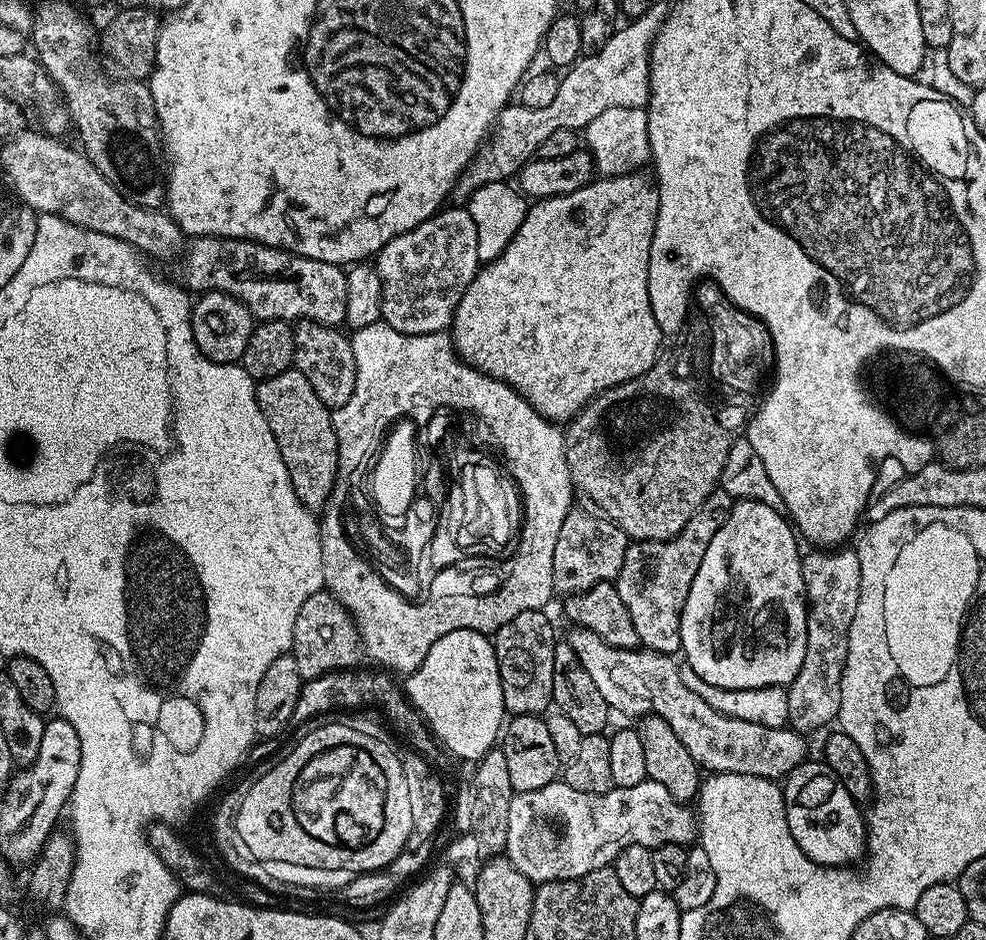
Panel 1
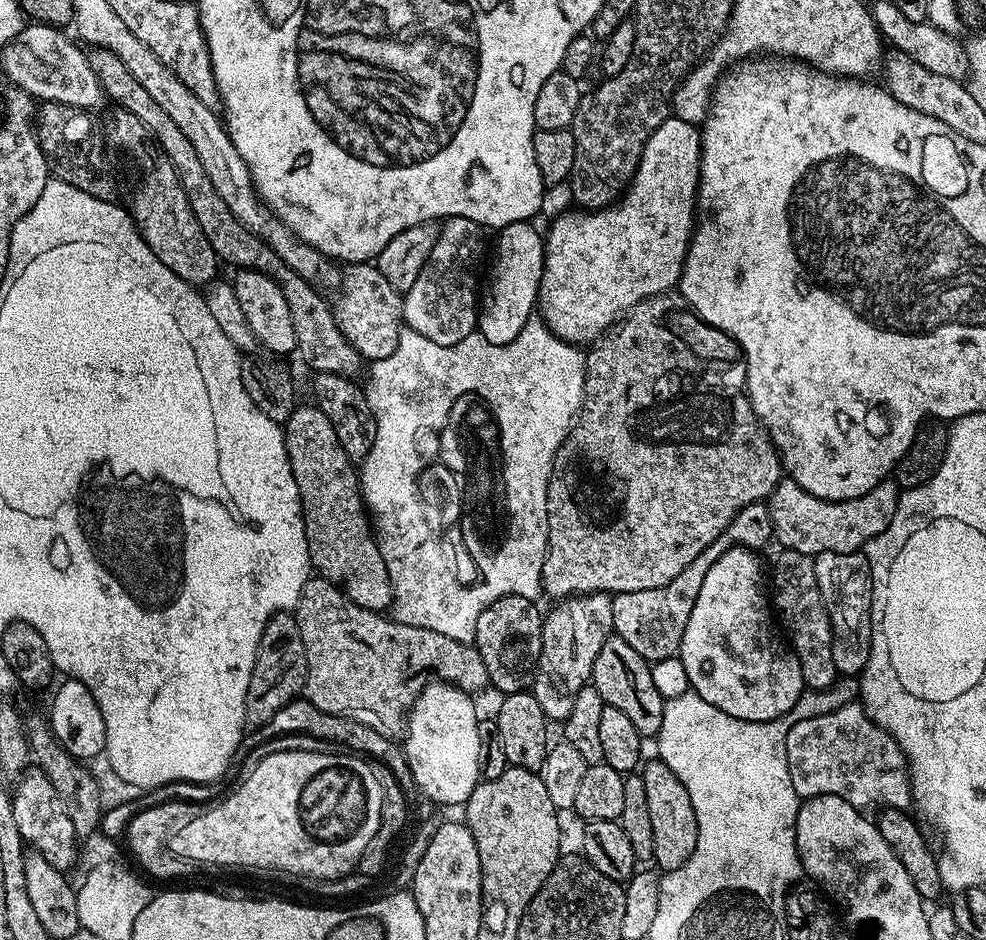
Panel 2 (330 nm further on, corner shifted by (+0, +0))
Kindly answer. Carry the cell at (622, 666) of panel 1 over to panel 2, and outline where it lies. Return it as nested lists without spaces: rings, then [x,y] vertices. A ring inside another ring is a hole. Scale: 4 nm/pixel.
[[[860,702],[796,722],[786,738],[786,758],[792,785],[802,798],[837,796],[861,810],[880,803],[889,809],[904,810],[909,801],[904,762],[892,741],[868,724]]]

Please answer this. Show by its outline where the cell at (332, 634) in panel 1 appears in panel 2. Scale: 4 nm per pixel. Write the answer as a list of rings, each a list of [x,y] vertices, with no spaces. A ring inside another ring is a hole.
[[[323,578],[308,579],[294,615],[296,623],[300,625],[308,667],[302,689],[306,699],[318,706],[318,710],[349,716],[389,738],[399,737],[405,731],[406,717],[416,705],[416,699],[427,684],[440,676],[438,669],[440,664],[444,664],[444,652],[440,652],[440,648],[452,648],[446,634],[402,624],[396,618],[387,620],[387,615],[358,606],[332,581]]]

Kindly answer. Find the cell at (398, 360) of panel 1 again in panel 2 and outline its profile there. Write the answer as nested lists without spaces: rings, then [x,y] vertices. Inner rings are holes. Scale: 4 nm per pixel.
[[[533,318],[526,322],[526,326],[522,326],[522,334],[518,334],[518,338],[514,338],[514,342],[509,344],[491,344],[486,342],[486,338],[479,334],[473,334],[462,338],[462,342],[451,344],[450,346],[436,346],[438,342],[428,344],[430,338],[420,340],[422,334],[405,330],[400,333],[398,338],[398,347],[394,349],[394,354],[390,354],[390,358],[382,358],[375,361],[371,365],[372,368],[372,386],[368,392],[366,390],[366,399],[371,407],[372,415],[376,417],[376,437],[374,438],[374,446],[370,450],[370,454],[362,461],[362,467],[358,472],[358,483],[362,493],[362,500],[369,509],[373,511],[377,508],[396,508],[396,500],[400,498],[408,498],[408,504],[426,504],[426,494],[424,494],[424,479],[426,479],[426,472],[420,469],[420,456],[433,456],[432,448],[440,448],[440,437],[432,436],[432,432],[428,432],[428,428],[432,428],[432,420],[436,420],[436,416],[440,416],[440,392],[432,392],[432,380],[524,380],[524,420],[560,420],[563,426],[560,428],[524,428],[524,432],[528,432],[528,440],[524,440],[524,456],[520,456],[520,452],[516,452],[516,456],[503,456],[502,463],[506,469],[506,482],[508,484],[508,492],[510,494],[510,536],[502,548],[502,552],[498,552],[496,560],[486,568],[488,572],[489,581],[484,583],[484,586],[478,588],[462,588],[456,580],[456,570],[454,570],[454,562],[450,562],[448,554],[444,552],[444,540],[439,540],[436,532],[430,526],[430,519],[424,523],[424,564],[417,566],[402,565],[402,562],[394,562],[392,560],[392,546],[386,546],[386,541],[381,539],[379,541],[380,553],[384,555],[386,562],[386,570],[392,579],[392,593],[394,595],[394,612],[398,617],[400,623],[409,624],[410,626],[418,626],[426,630],[434,630],[438,634],[446,634],[446,638],[454,638],[460,643],[471,644],[476,638],[476,623],[478,622],[478,614],[482,614],[482,610],[486,610],[486,606],[490,606],[490,602],[494,602],[499,596],[521,596],[527,600],[535,601],[536,595],[541,595],[542,581],[540,578],[540,571],[544,565],[544,555],[548,552],[548,479],[552,473],[552,463],[558,454],[558,450],[562,446],[562,442],[568,437],[569,426],[576,421],[576,416],[580,412],[580,406],[584,403],[584,366],[586,363],[586,356],[583,351],[579,352],[575,343],[569,342],[566,339],[561,339],[552,329],[545,323],[543,319]]]

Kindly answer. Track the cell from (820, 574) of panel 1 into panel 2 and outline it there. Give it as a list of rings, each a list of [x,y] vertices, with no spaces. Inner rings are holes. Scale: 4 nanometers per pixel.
[[[823,552],[815,556],[816,577],[832,623],[832,649],[839,673],[863,673],[872,645],[872,571],[868,557],[859,552]]]

